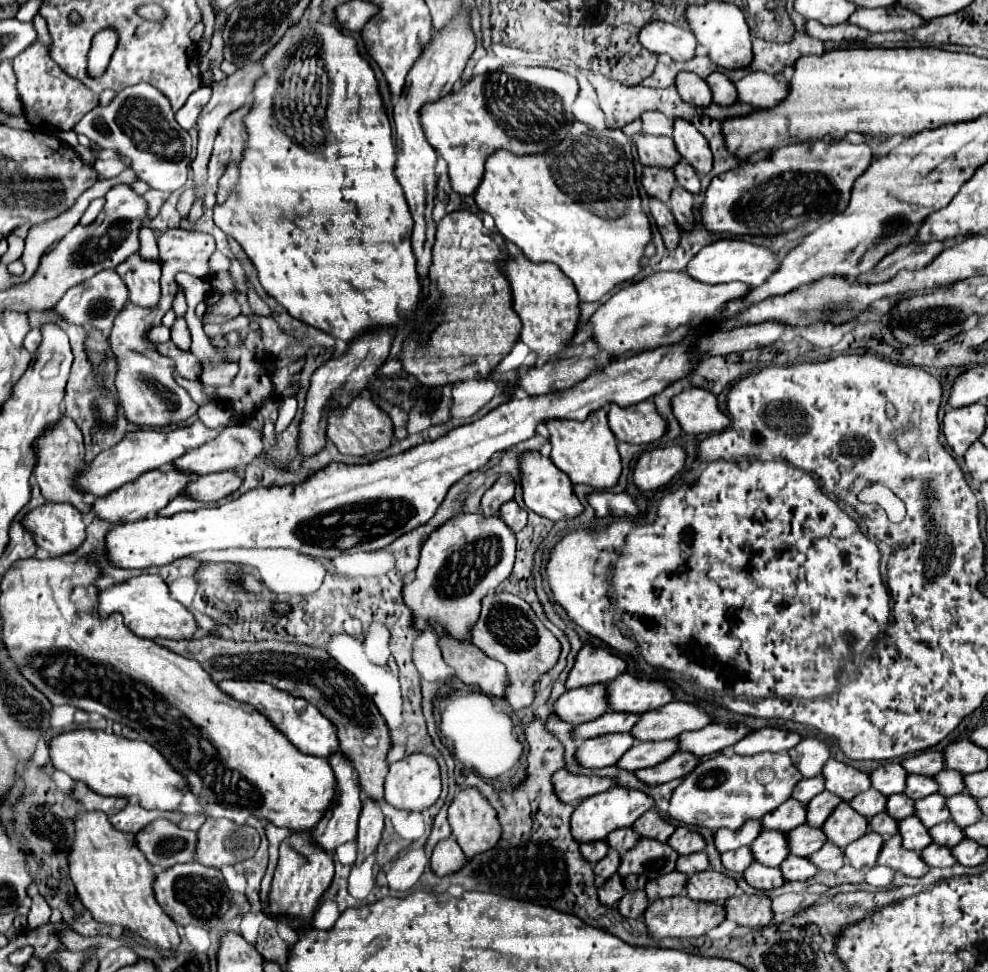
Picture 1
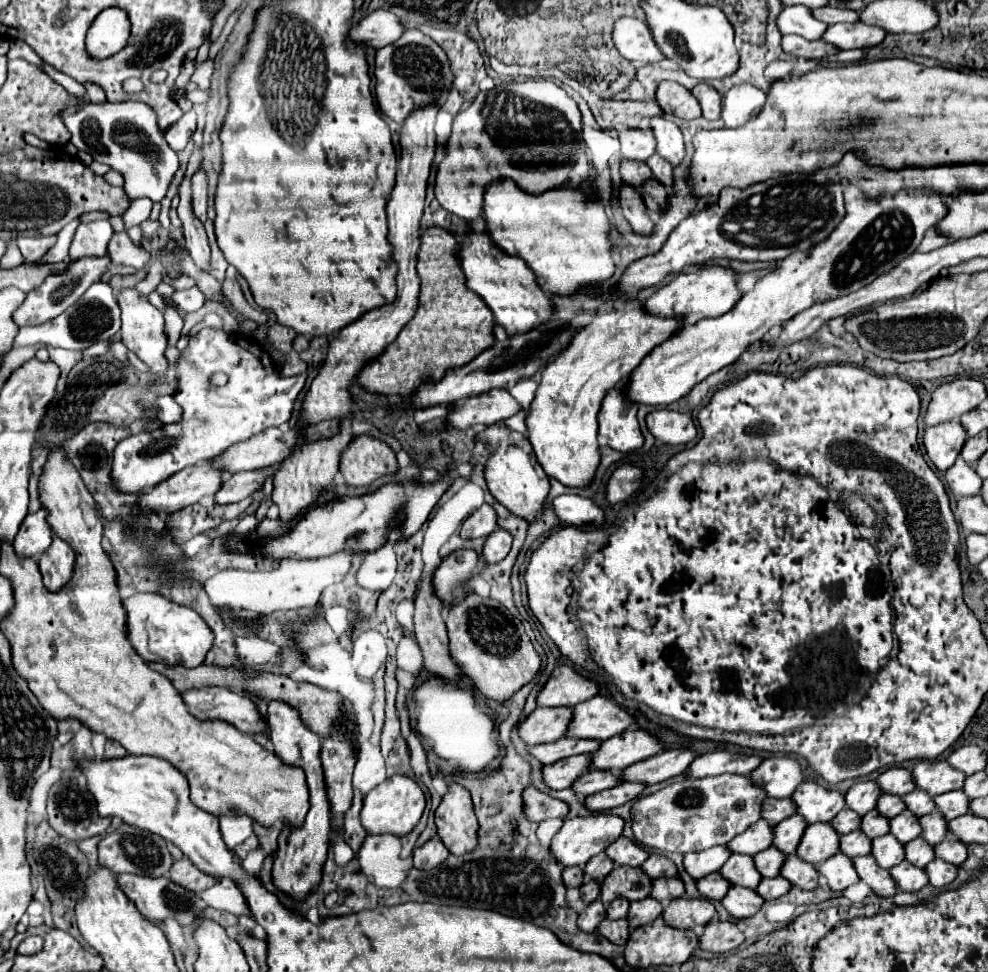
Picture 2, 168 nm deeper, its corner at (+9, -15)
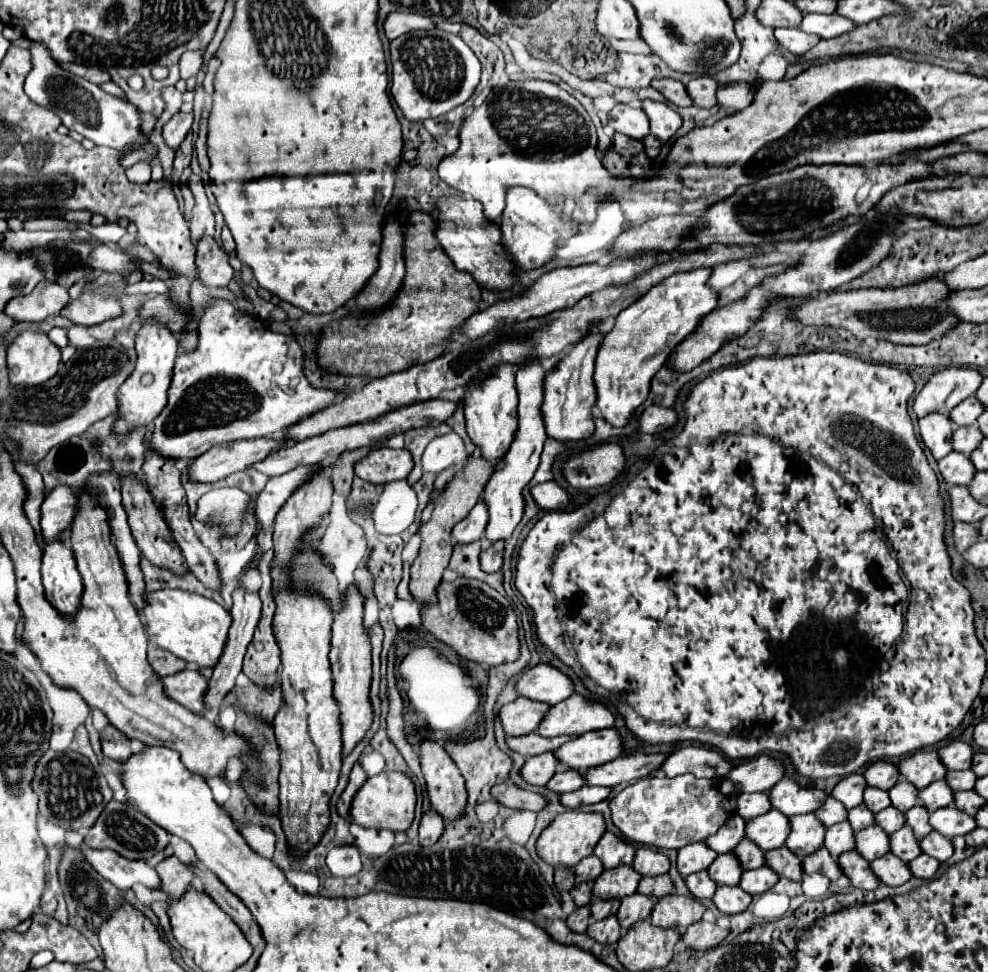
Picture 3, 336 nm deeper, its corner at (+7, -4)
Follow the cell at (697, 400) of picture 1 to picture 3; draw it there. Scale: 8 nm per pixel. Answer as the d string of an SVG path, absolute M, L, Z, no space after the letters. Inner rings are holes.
M651 405L643 411L639 423L641 423L643 433L659 433L677 423L677 413L673 409L661 407L661 405Z

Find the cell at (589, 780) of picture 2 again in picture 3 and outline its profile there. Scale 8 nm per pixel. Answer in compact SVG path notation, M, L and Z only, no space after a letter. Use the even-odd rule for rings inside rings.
M559 769L555 773L555 777L547 783L547 789L551 791L557 791L557 793L567 793L567 791L577 791L585 785L585 777L581 771L577 769Z

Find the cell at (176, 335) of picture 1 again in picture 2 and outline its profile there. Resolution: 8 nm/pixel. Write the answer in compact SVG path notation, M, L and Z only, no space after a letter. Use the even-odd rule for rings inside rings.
M165 302L165 330L167 330L167 336L169 336L169 346L175 346L177 340L179 340L179 334L181 334L181 328L183 328L183 320L179 316L179 312Z

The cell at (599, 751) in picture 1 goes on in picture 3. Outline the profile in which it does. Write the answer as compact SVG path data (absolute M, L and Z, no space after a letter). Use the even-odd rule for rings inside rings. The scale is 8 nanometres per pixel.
M549 751L543 755L529 757L521 773L523 773L523 779L531 785L547 785L559 767L561 767L559 759L555 757L555 753Z

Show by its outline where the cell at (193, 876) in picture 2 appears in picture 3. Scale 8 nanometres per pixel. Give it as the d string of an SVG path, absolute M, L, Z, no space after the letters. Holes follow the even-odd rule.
M175 855L165 857L155 867L155 871L159 873L159 877L163 881L163 891L167 891L173 897L181 897L183 893L187 893L187 889L197 879L195 873L193 873L193 865L191 863L181 863L179 857L175 857Z

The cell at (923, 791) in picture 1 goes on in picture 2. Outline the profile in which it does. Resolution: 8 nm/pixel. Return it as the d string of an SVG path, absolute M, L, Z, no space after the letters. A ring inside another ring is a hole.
M881 794L881 800L877 800L877 810L887 818L895 818L901 810L905 810L905 804L893 794Z

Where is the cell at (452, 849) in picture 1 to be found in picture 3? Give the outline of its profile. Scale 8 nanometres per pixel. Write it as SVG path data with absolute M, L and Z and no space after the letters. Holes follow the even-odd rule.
M433 809L423 813L423 819L419 823L419 845L423 847L431 847L439 841L439 837L445 831L445 821L443 817L439 817Z

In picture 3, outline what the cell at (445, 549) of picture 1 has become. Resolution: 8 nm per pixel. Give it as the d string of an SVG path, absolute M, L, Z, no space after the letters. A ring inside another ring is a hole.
M495 541L491 543L485 551L481 551L481 569L483 571L497 571L503 565L503 547L505 541Z

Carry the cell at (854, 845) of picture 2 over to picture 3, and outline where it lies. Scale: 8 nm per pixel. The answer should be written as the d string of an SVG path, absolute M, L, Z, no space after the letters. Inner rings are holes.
M843 821L839 825L833 825L827 829L825 835L825 847L833 857L839 857L841 853L855 849L855 831L851 829L849 821Z

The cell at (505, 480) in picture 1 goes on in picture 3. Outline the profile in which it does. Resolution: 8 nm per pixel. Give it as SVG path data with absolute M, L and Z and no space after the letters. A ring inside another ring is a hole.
M479 499L477 505L469 511L469 515L453 527L453 537L457 543L473 543L483 537L487 523L489 523L487 503L483 499Z

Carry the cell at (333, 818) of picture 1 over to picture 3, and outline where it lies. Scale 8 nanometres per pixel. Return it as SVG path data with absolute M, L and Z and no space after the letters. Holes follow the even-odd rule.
M349 587L343 609L335 615L333 621L333 639L331 639L331 671L333 671L333 697L339 705L341 719L341 741L343 757L347 757L355 745L365 737L367 729L373 723L373 705L369 699L371 689L371 645L369 637L363 631L363 597Z

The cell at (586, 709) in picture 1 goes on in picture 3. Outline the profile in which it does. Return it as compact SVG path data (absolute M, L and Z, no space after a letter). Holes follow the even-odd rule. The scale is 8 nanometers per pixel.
M517 697L513 703L505 705L499 711L503 729L507 735L527 735L537 731L539 723L547 715L551 705L539 703L539 701L529 701L527 697Z

